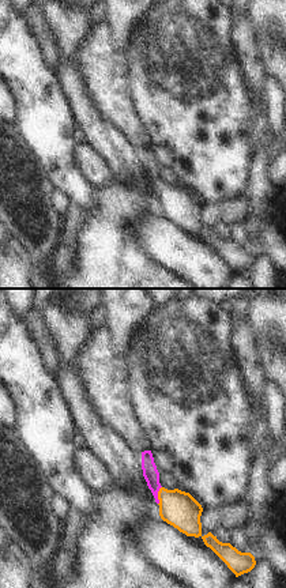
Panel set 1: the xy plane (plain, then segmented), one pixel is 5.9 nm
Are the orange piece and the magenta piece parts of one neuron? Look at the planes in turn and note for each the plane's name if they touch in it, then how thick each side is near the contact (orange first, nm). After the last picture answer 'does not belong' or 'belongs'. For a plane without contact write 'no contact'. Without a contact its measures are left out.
contact in xy; calibres 220 and 90 nm

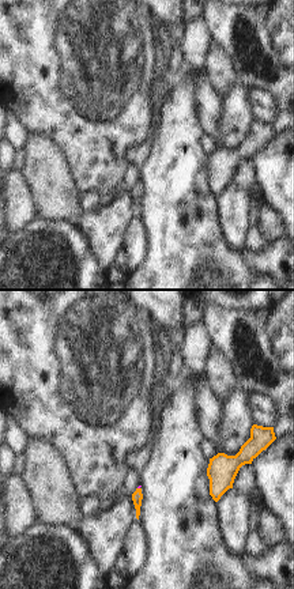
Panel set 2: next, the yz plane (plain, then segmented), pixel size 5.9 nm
no contact

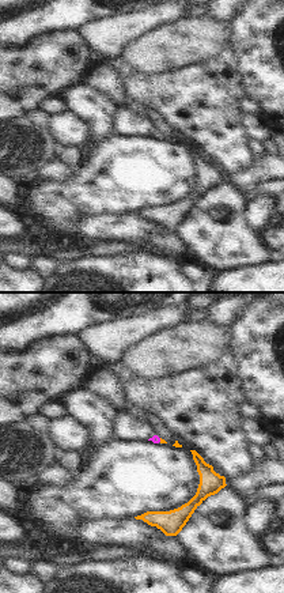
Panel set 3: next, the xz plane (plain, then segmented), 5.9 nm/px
contact in xz; calibres 30 and 50 nm

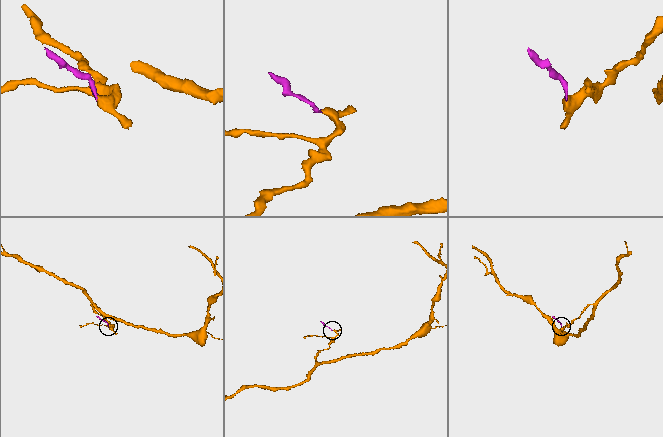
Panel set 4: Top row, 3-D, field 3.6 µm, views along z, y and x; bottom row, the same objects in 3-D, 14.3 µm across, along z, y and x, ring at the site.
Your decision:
belongs

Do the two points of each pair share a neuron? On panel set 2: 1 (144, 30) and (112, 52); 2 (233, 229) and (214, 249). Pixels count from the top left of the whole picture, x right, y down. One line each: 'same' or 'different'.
1: same
2: different

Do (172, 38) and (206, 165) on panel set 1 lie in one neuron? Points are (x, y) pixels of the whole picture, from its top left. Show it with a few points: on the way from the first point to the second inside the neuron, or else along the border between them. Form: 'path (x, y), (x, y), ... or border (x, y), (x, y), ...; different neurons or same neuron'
path (185, 70), (192, 95), (206, 115), (206, 134); same neuron

